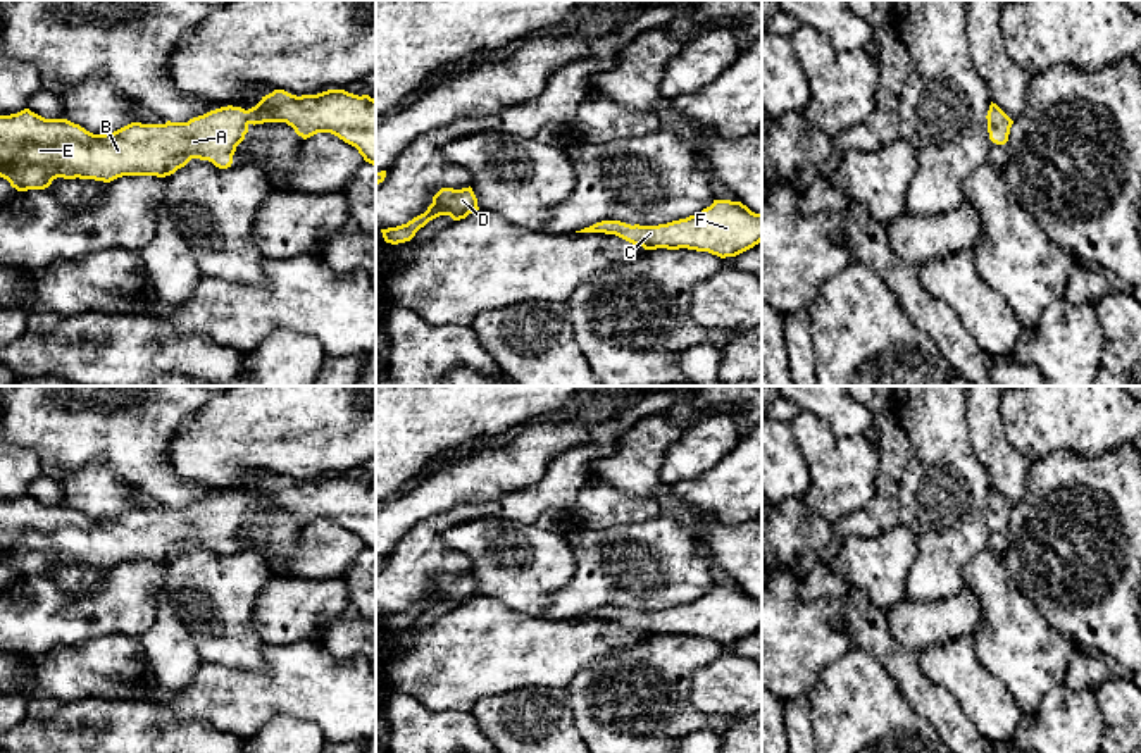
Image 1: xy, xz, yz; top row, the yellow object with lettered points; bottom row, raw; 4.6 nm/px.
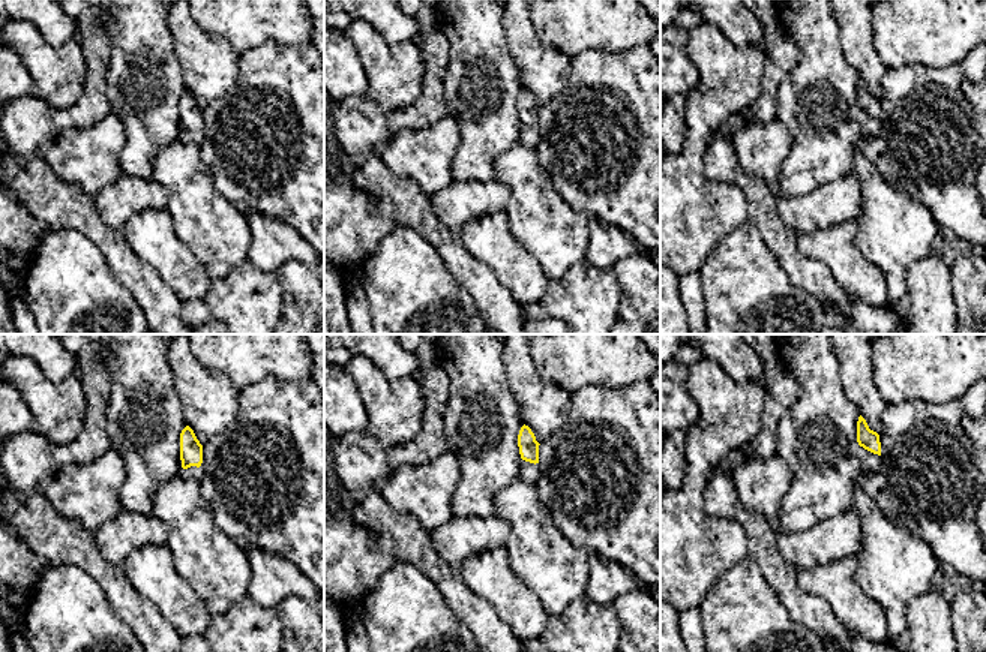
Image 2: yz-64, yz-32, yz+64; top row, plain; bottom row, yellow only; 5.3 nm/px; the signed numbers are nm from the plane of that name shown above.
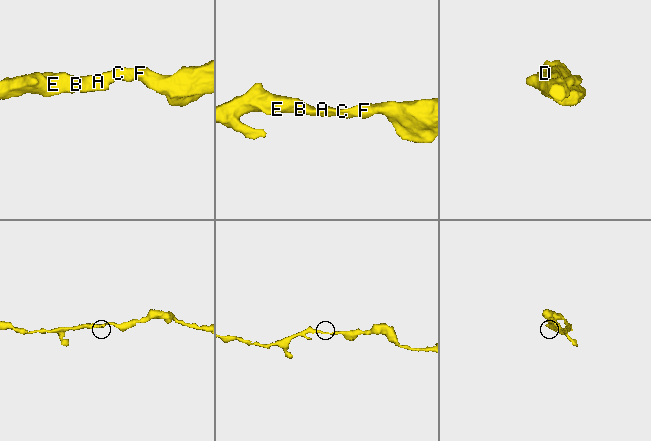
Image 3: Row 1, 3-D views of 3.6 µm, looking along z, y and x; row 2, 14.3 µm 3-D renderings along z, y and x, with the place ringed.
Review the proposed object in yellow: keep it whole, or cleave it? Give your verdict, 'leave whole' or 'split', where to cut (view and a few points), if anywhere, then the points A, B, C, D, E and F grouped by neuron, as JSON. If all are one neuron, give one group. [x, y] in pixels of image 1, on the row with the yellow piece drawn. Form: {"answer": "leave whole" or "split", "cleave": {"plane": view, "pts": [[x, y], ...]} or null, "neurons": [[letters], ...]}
{"answer": "leave whole", "cleave": null, "neurons": [["A", "B", "C", "D", "E", "F"]]}

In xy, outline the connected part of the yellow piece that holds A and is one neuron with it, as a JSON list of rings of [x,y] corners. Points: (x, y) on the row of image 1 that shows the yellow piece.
[[[274,90],[245,110],[221,107],[188,122],[141,124],[131,122],[114,133],[93,134],[67,119],[45,119],[29,109],[0,115],[0,177],[17,191],[45,190],[53,179],[95,179],[110,183],[122,176],[165,177],[184,167],[191,159],[209,160],[219,169],[233,164],[236,146],[245,140],[250,124],[286,122],[303,140],[317,133],[331,133],[355,146],[365,162],[376,165],[376,100],[345,90],[317,95],[291,95]]]

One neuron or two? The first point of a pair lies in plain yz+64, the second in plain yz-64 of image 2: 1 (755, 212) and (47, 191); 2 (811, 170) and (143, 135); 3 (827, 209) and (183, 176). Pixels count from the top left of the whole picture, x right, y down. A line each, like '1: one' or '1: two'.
1: one
2: one
3: two

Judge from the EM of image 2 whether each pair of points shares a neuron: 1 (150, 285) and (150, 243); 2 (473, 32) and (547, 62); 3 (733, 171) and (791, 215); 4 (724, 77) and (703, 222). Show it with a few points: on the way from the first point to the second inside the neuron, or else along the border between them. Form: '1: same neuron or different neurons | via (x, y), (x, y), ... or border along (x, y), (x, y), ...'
1: different neurons | border along (126, 239), (128, 245), (156, 270), (173, 291)
2: different neurons | border along (503, 15), (503, 32), (509, 56), (521, 80)
3: different neurons | border along (776, 194), (776, 213), (796, 234)
4: same neuron | via (703, 113), (694, 147), (694, 186)

